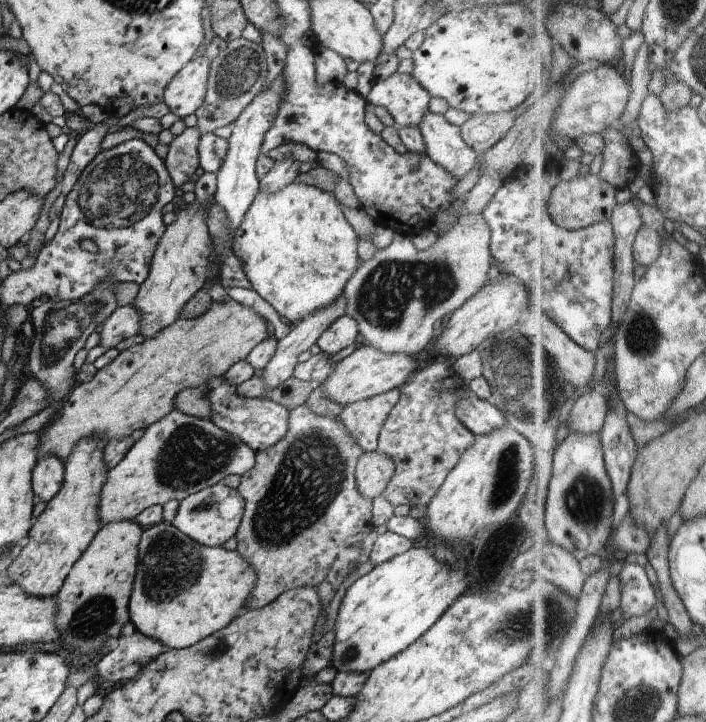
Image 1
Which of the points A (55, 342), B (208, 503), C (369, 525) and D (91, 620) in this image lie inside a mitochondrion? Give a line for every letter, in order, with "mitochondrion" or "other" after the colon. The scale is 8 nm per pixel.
A: mitochondrion
B: mitochondrion
C: other
D: mitochondrion

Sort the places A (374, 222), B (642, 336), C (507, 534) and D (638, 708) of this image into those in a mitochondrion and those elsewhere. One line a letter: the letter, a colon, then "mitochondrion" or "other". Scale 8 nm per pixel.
A: other
B: mitochondrion
C: mitochondrion
D: mitochondrion

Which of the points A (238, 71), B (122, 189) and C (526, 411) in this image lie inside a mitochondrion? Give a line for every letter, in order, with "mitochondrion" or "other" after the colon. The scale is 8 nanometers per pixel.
A: mitochondrion
B: mitochondrion
C: mitochondrion

